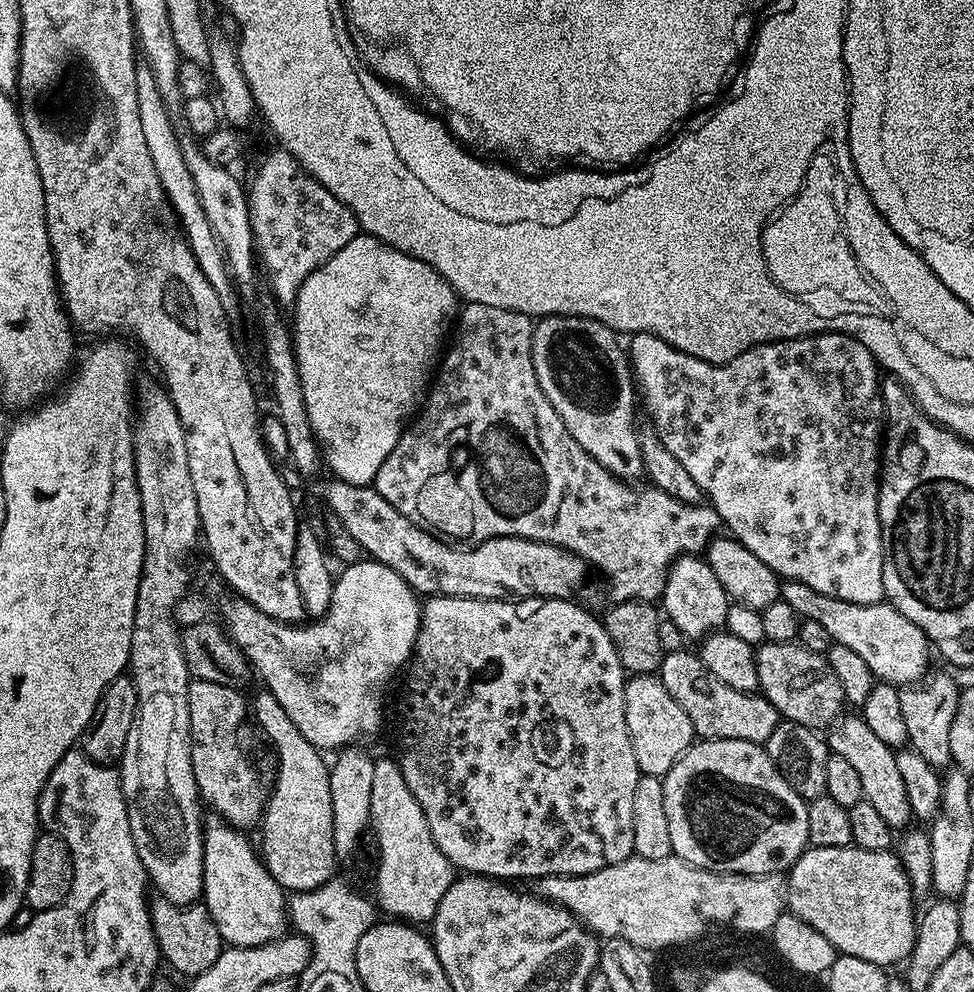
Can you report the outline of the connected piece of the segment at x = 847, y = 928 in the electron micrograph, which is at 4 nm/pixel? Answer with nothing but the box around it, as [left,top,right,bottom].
[786,846,918,966]

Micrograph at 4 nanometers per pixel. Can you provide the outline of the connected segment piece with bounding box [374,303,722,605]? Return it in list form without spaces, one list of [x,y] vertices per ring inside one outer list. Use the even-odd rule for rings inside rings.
[[[465,303],[459,309],[458,319],[454,324],[456,341],[453,342],[449,352],[447,349],[443,353],[438,364],[438,371],[431,381],[426,399],[419,409],[418,415],[405,427],[394,450],[390,450],[390,458],[386,458],[386,462],[382,462],[382,470],[378,470],[374,481],[375,490],[378,494],[382,494],[382,498],[386,498],[386,502],[394,500],[396,507],[402,506],[400,504],[402,490],[406,490],[406,494],[408,494],[406,500],[408,500],[408,504],[412,504],[412,508],[406,506],[406,510],[416,510],[418,522],[423,527],[431,530],[437,537],[447,538],[452,542],[481,542],[494,540],[499,536],[517,536],[522,540],[537,540],[543,544],[553,544],[559,548],[565,548],[567,552],[581,556],[585,564],[591,566],[595,571],[597,568],[604,575],[604,580],[608,583],[604,592],[608,595],[607,603],[609,605],[621,604],[627,600],[659,601],[664,595],[664,583],[673,562],[679,556],[695,556],[703,553],[713,537],[721,531],[720,515],[707,502],[687,504],[678,502],[678,498],[670,498],[670,494],[651,486],[644,486],[644,489],[636,488],[640,486],[633,486],[627,480],[620,480],[614,474],[610,474],[610,470],[598,466],[598,462],[594,462],[594,458],[590,458],[586,454],[586,450],[582,450],[582,446],[578,446],[578,442],[574,442],[574,438],[566,430],[558,410],[554,410],[554,406],[550,406],[550,398],[546,398],[542,386],[538,386],[538,378],[534,374],[534,362],[532,361],[533,327],[533,317],[514,310],[502,310],[498,306]]]

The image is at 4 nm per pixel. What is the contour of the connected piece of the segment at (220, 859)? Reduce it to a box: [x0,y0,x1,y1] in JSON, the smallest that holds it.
[202,816,290,948]

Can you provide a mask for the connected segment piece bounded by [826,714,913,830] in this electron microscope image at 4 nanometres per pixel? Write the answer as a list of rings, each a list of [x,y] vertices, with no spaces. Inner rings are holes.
[[[841,714],[836,717],[834,723],[828,725],[828,751],[831,755],[841,756],[846,758],[846,762],[850,762],[850,767],[856,771],[858,778],[862,778],[864,799],[870,802],[870,806],[874,806],[874,810],[878,810],[879,816],[893,830],[903,829],[913,819],[913,814],[910,802],[906,798],[902,774],[898,771],[896,752],[890,746],[886,746],[886,742],[882,742],[882,738],[878,738],[874,730],[870,730],[870,726],[866,726],[863,715],[848,715]]]

